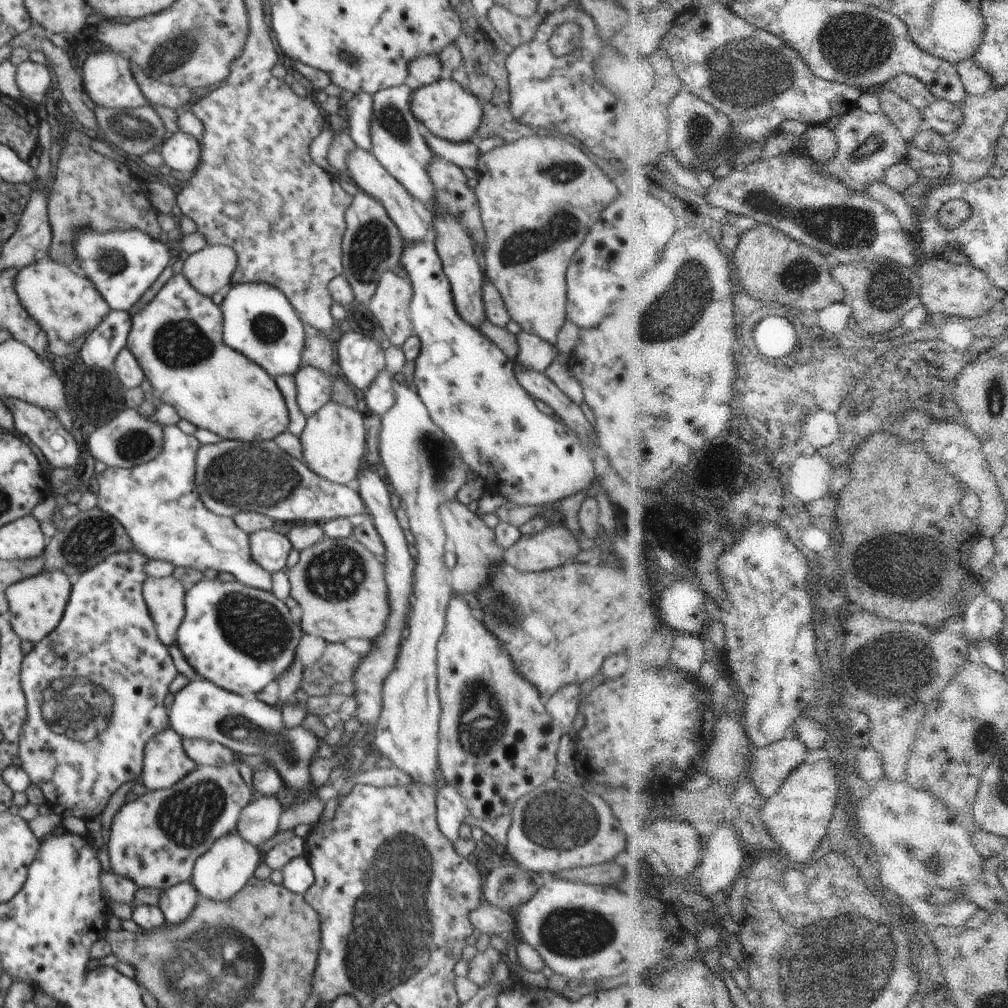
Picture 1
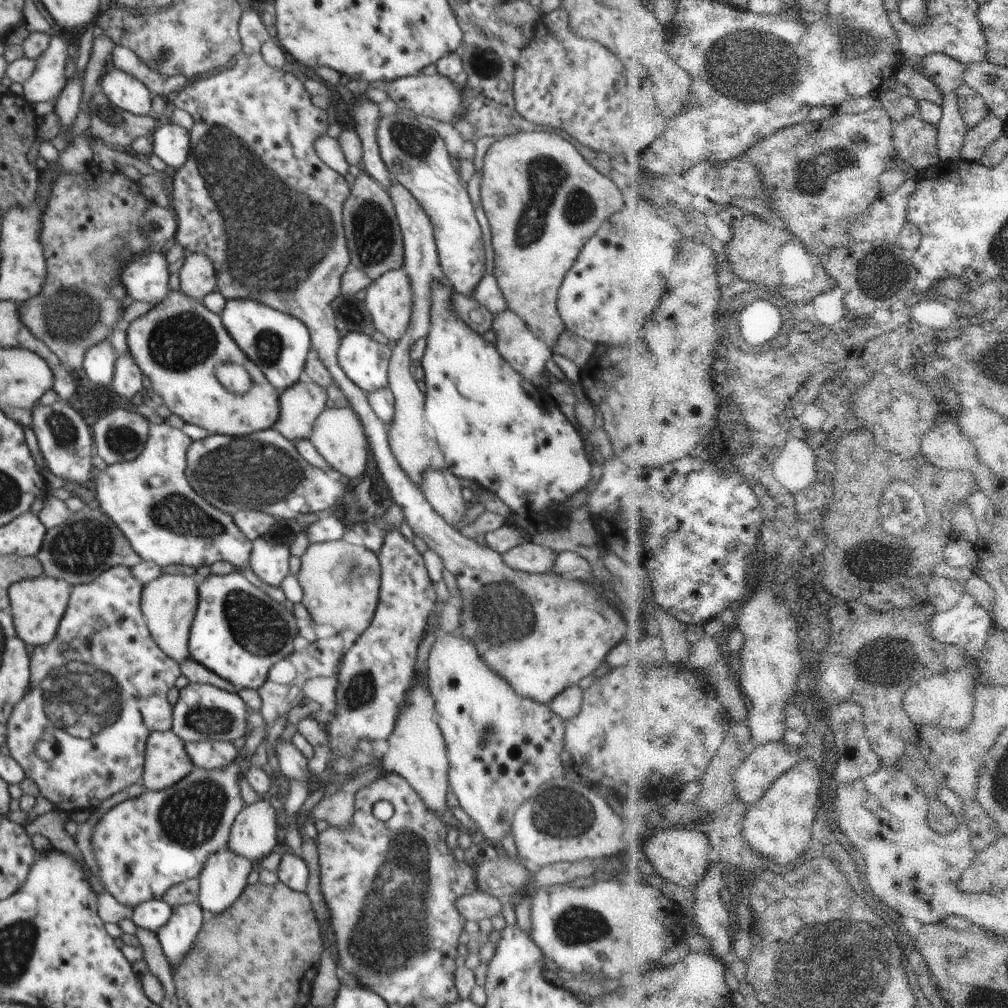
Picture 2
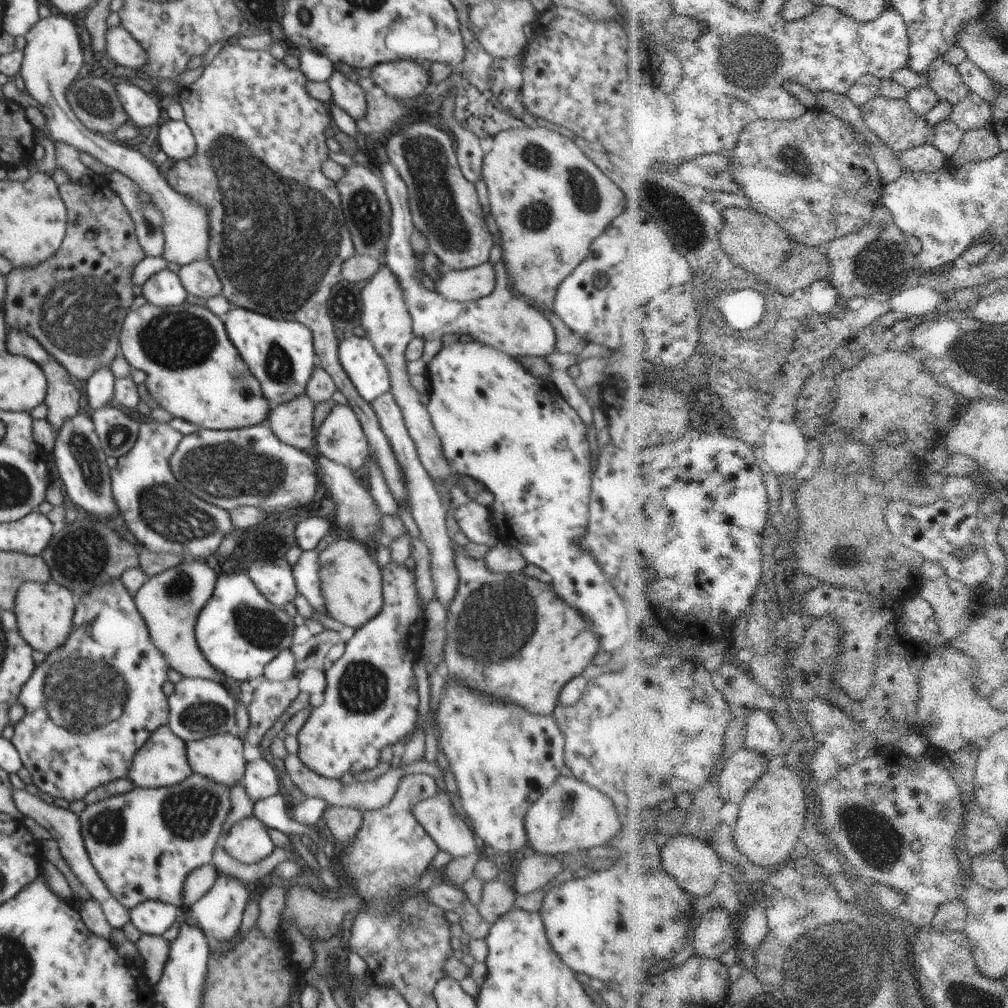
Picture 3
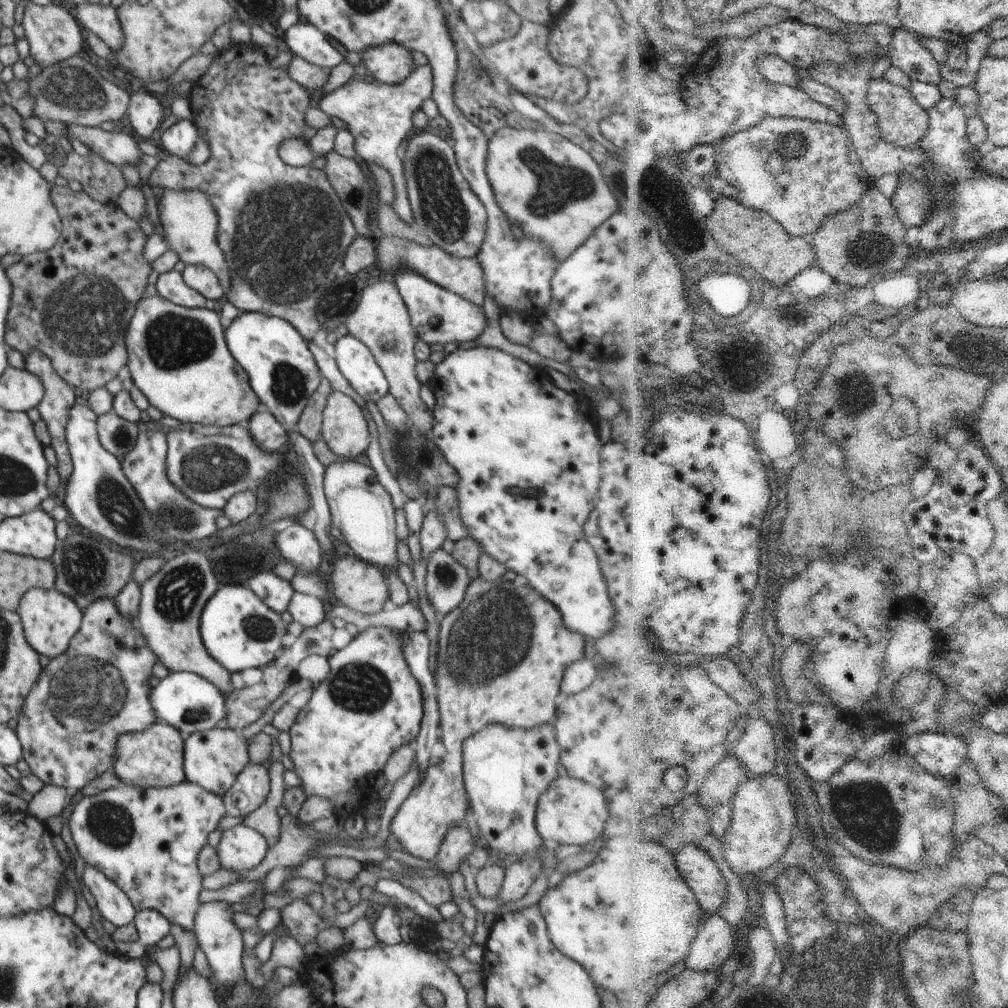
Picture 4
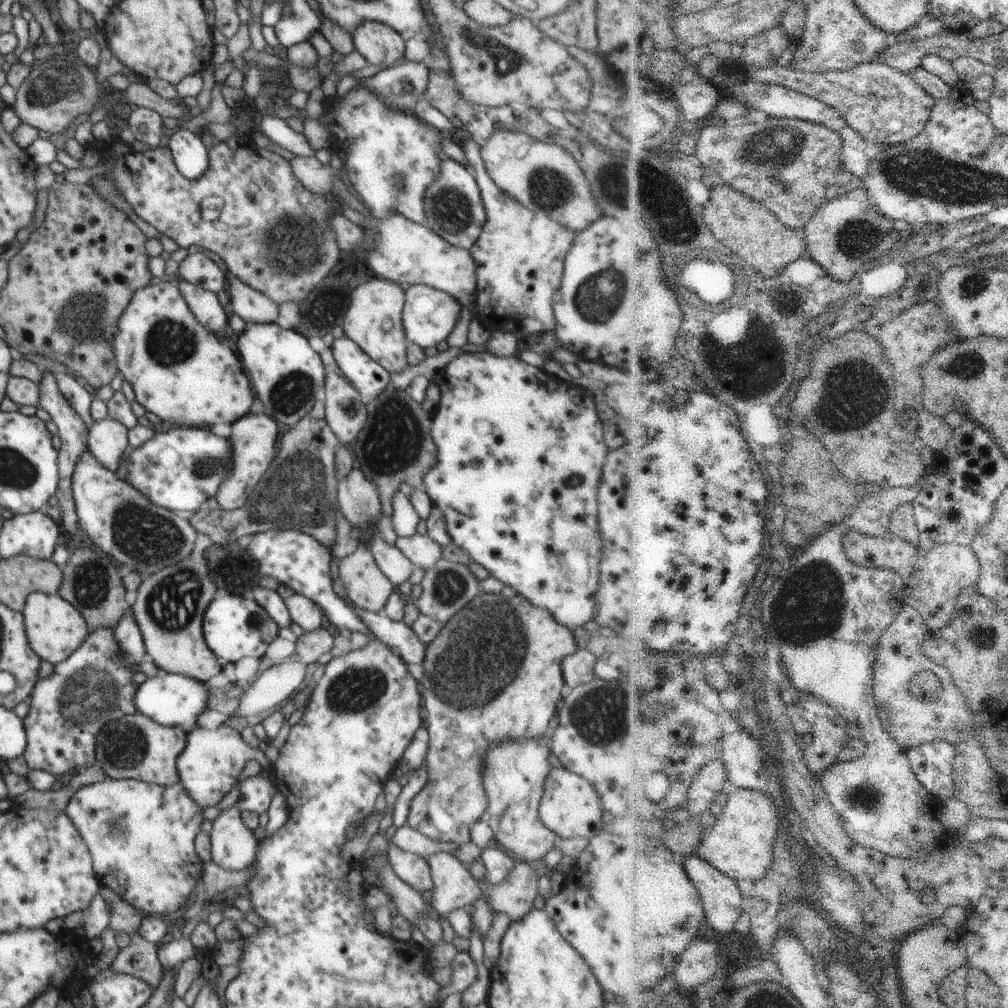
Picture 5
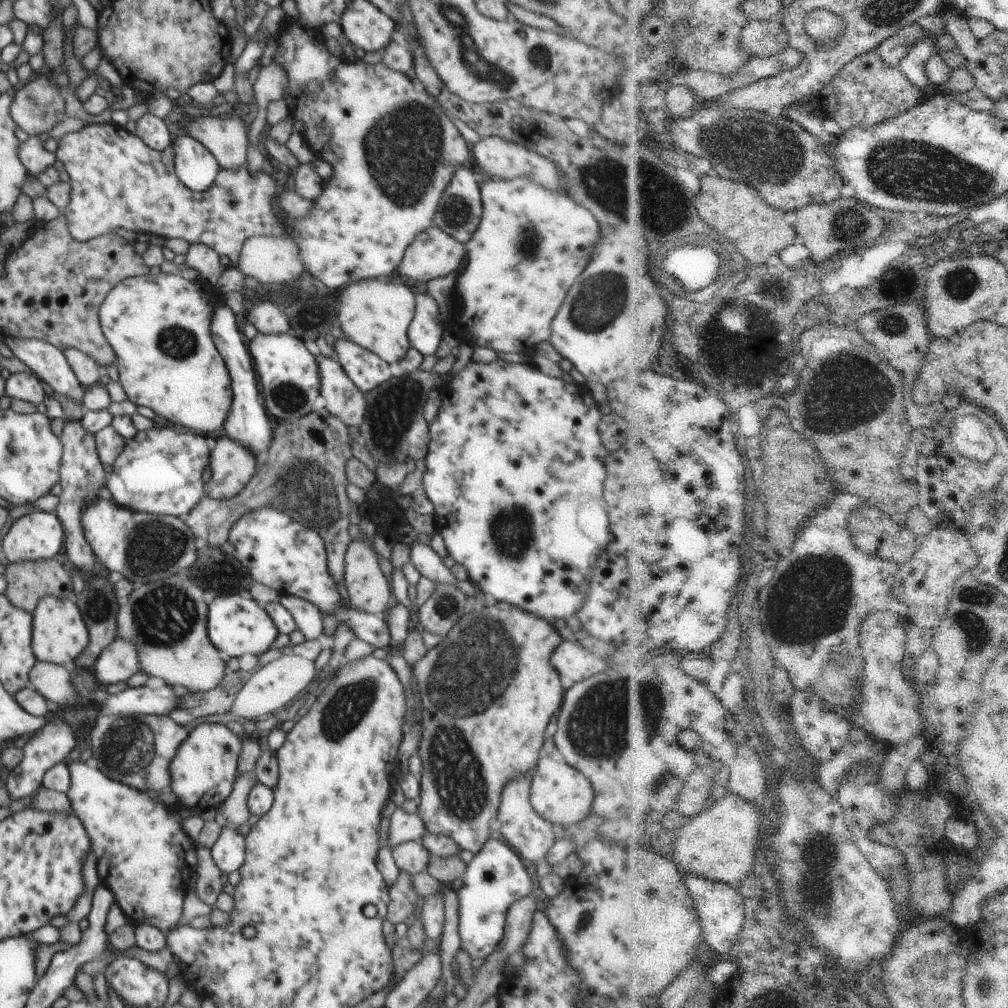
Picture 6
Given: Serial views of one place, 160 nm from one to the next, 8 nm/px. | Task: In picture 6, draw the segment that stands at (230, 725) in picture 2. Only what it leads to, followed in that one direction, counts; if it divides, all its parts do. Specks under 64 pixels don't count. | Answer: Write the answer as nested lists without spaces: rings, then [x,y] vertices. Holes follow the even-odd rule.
[[[167,683],[156,689],[146,687],[146,685],[135,688],[128,687],[123,692],[107,698],[102,714],[168,715],[178,708],[181,701],[180,696],[184,696],[184,692]]]

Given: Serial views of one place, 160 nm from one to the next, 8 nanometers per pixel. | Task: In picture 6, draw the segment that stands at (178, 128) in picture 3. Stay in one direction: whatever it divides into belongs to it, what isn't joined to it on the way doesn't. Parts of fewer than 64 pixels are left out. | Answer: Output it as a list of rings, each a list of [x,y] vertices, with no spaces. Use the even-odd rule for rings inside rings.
[[[192,134],[177,136],[172,143],[175,171],[180,182],[193,191],[203,191],[214,184],[220,169],[217,158]]]

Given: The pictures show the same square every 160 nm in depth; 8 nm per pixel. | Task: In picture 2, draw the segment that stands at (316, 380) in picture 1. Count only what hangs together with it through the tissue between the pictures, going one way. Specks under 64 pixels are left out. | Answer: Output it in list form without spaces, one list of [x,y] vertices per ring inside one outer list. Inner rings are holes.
[[[303,378],[279,396],[280,415],[273,428],[293,443],[309,440],[316,418],[328,400],[326,389]]]

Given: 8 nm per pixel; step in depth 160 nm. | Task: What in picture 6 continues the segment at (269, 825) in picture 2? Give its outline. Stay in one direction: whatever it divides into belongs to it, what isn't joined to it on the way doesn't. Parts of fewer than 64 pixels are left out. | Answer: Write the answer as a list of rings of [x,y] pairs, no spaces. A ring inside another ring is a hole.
[[[222,822],[218,840],[211,848],[214,864],[224,874],[236,872],[245,861],[245,836],[230,823]]]

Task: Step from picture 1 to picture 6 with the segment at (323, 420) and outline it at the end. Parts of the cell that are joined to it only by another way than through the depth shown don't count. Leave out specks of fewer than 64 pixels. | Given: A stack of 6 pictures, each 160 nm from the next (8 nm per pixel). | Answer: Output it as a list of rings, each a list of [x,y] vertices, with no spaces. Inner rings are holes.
[[[324,355],[317,358],[320,373],[320,394],[326,400],[325,408],[338,417],[346,427],[360,426],[365,418],[365,395],[348,378],[335,358]]]

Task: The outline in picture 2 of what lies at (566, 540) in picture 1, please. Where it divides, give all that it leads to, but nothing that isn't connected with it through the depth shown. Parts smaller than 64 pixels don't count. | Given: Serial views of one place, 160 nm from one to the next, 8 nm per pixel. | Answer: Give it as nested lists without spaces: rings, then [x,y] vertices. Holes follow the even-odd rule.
[[[524,542],[515,548],[500,555],[500,560],[506,567],[518,572],[536,575],[548,573],[556,559],[556,554],[548,547],[538,545],[536,542]]]

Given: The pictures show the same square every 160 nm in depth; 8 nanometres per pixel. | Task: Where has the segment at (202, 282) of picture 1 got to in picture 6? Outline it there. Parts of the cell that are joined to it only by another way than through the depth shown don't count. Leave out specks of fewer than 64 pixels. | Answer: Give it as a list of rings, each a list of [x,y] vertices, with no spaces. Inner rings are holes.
[[[202,243],[190,245],[185,255],[185,263],[190,270],[198,272],[199,276],[213,287],[216,287],[224,269],[220,263],[220,255],[213,248]]]

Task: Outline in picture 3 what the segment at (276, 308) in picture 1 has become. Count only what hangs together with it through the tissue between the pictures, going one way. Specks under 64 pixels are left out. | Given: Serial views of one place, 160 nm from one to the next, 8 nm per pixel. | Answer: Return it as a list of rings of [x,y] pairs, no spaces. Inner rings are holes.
[[[242,307],[230,309],[223,320],[229,339],[249,371],[260,381],[262,392],[272,408],[307,392],[308,379],[315,367],[313,336],[307,326]]]

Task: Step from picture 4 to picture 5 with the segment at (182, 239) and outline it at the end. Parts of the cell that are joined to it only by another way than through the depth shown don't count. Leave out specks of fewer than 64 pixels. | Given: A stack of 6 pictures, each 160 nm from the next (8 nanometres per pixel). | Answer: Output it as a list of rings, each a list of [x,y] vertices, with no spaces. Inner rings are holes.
[[[228,269],[224,270],[223,274],[227,279],[232,310],[237,316],[247,324],[276,323],[280,318],[280,312],[278,304],[272,298],[244,285],[236,276],[232,276]]]

